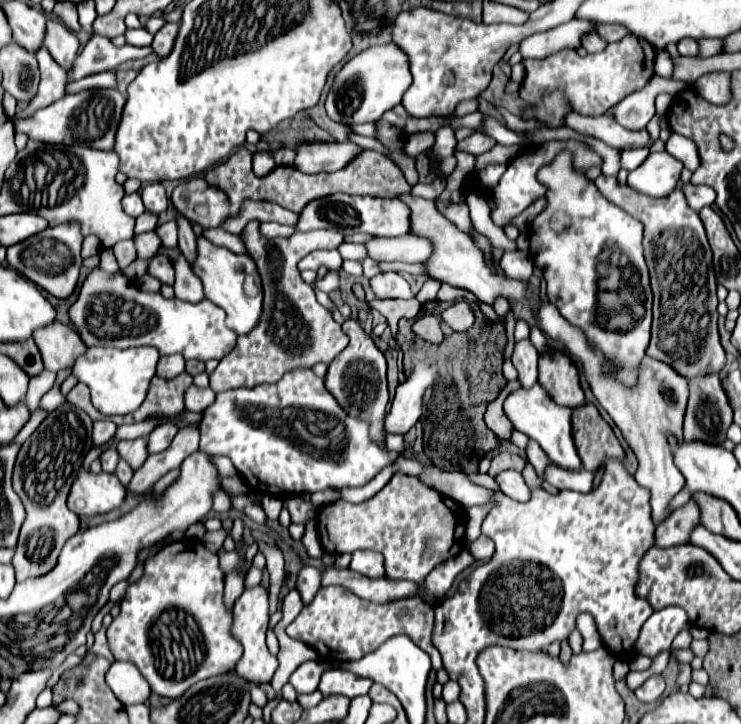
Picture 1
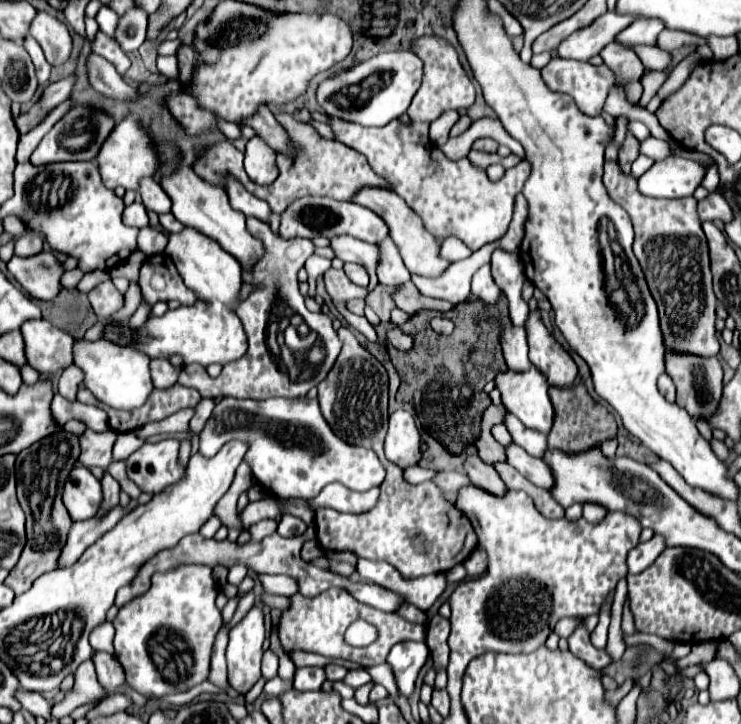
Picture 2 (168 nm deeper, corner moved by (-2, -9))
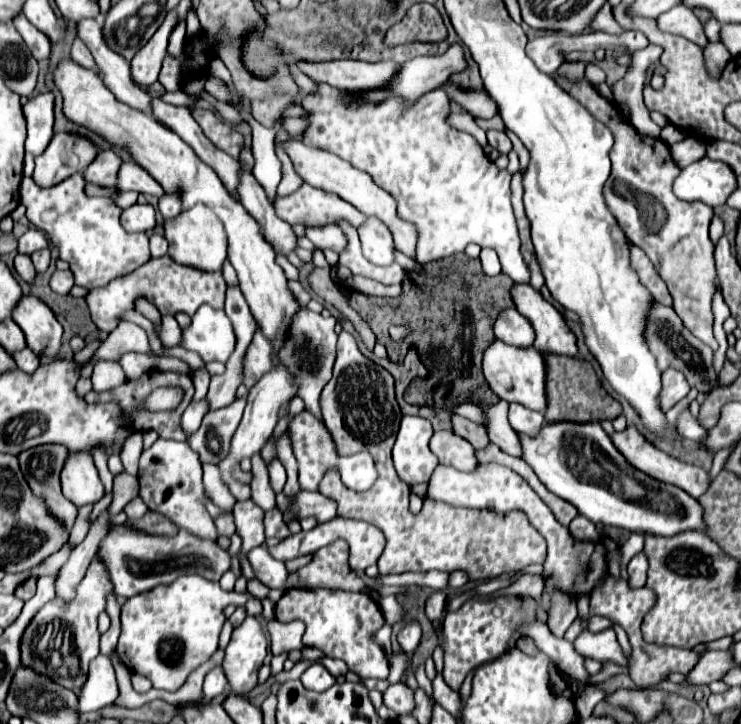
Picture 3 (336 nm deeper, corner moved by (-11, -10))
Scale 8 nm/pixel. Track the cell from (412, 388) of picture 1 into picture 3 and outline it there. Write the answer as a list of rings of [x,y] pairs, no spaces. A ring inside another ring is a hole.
[[[405,416],[393,446],[393,460],[399,478],[413,486],[427,482],[435,470],[437,456],[429,452],[429,438],[433,436],[431,422],[419,416]]]

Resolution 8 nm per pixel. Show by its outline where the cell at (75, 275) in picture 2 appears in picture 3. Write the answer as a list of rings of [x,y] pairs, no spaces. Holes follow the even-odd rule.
[[[55,270],[55,274],[51,276],[49,280],[49,286],[53,292],[57,294],[69,294],[69,290],[73,288],[73,274],[67,270],[67,272],[61,272],[61,270]]]

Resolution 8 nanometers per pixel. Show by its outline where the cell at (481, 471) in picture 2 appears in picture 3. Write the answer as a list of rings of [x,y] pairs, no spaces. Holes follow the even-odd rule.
[[[437,430],[429,446],[431,446],[431,452],[445,466],[453,466],[457,470],[471,470],[477,466],[471,444],[451,430]]]

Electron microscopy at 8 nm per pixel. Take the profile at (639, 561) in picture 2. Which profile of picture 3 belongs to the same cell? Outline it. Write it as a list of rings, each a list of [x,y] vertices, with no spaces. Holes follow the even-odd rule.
[[[639,552],[637,556],[633,556],[633,560],[627,566],[627,572],[629,572],[629,588],[641,588],[641,586],[645,586],[647,556],[643,552]]]

